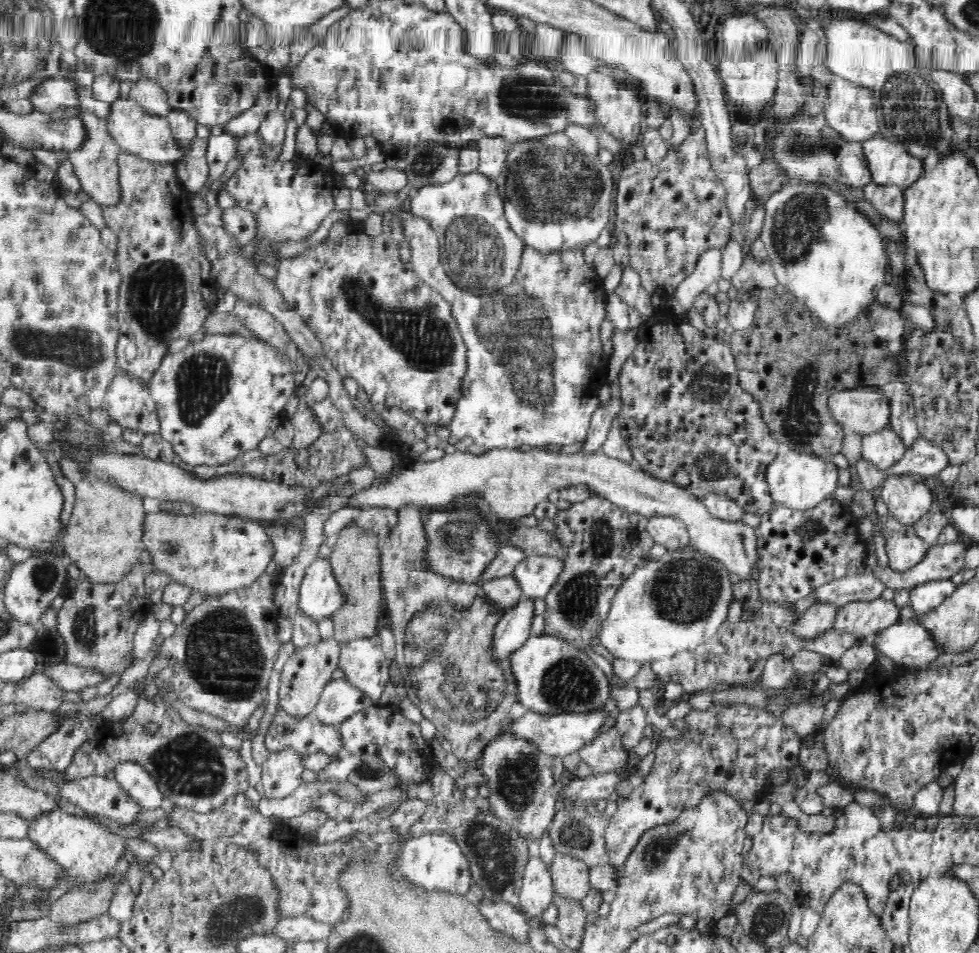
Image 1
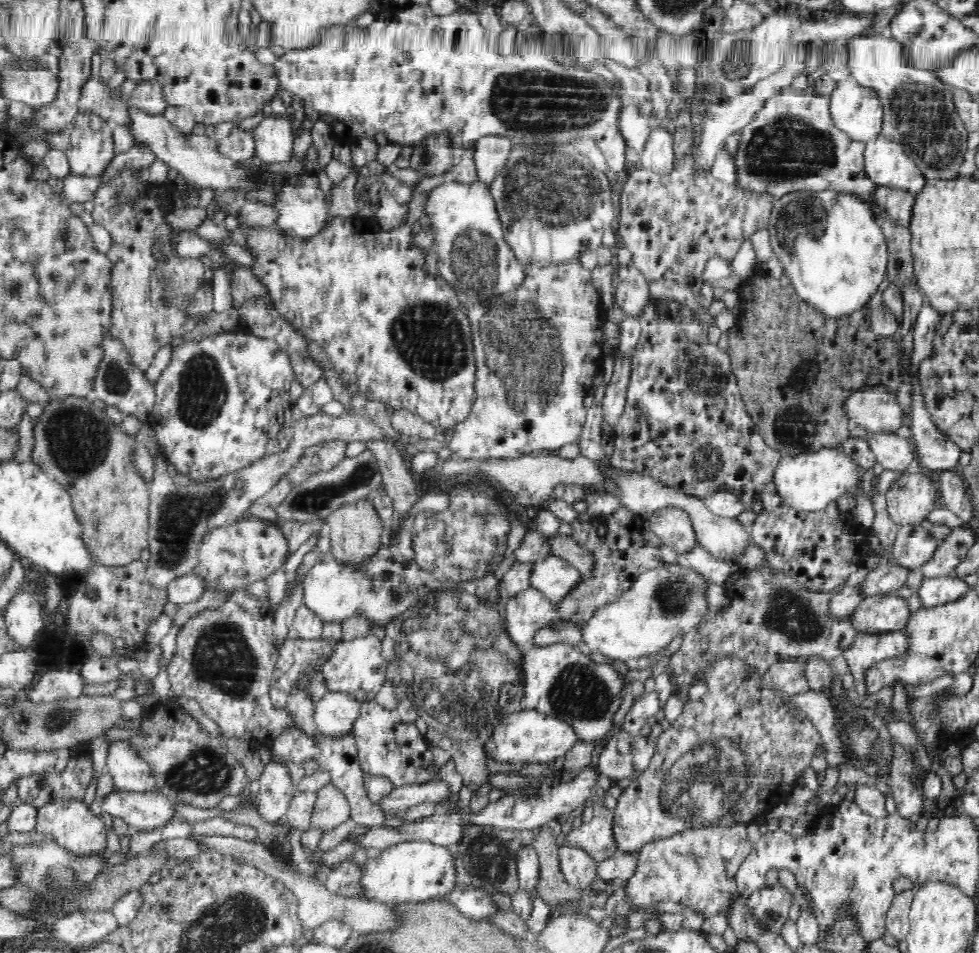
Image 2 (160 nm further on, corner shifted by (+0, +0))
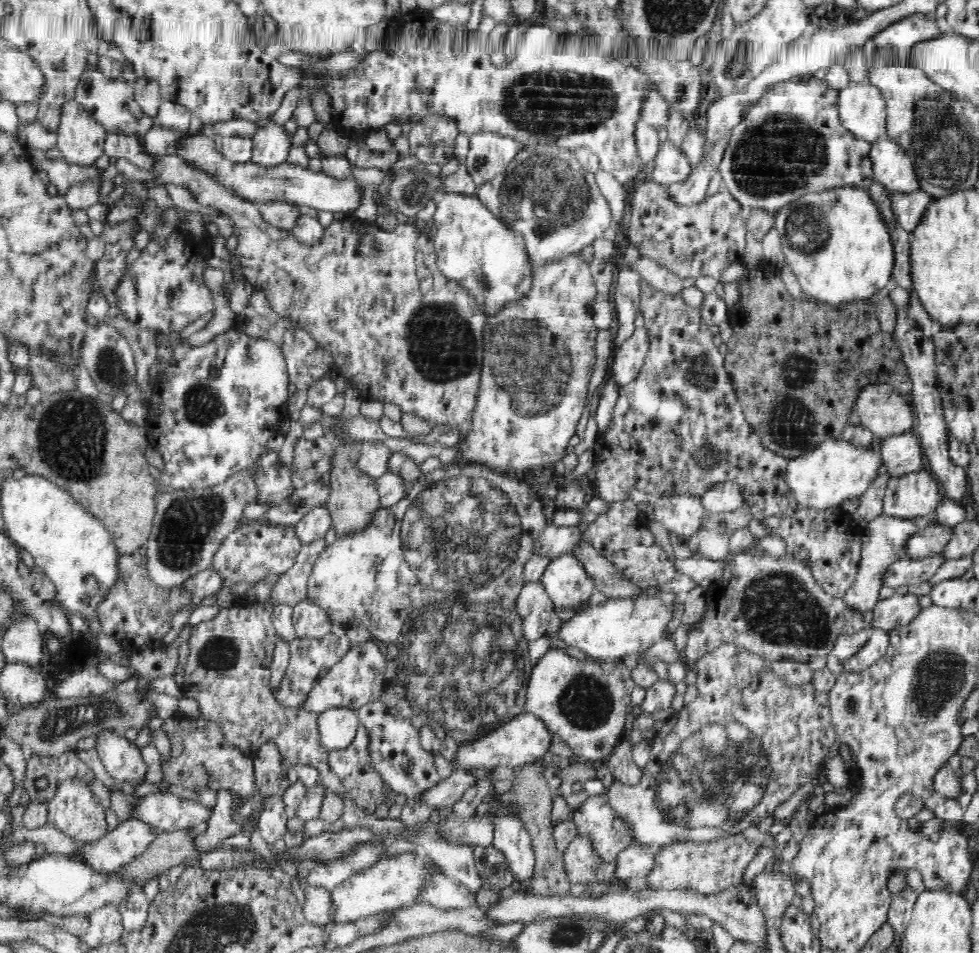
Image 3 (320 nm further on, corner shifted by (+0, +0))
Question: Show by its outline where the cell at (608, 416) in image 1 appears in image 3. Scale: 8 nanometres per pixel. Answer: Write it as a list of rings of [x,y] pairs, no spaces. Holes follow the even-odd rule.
[[[641,323],[617,346],[617,349],[613,349],[609,372],[618,393],[620,388],[630,384],[638,376],[648,349],[647,330]]]

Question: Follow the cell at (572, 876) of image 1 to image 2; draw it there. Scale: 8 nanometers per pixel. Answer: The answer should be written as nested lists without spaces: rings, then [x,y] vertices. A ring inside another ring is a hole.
[[[562,845],[558,849],[557,859],[560,872],[571,890],[586,890],[594,882],[597,863],[582,849]]]

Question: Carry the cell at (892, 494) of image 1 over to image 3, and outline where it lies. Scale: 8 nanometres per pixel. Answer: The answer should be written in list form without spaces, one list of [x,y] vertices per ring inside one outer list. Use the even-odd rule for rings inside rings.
[[[924,469],[891,477],[883,502],[883,514],[900,520],[931,515],[942,498],[938,483]]]

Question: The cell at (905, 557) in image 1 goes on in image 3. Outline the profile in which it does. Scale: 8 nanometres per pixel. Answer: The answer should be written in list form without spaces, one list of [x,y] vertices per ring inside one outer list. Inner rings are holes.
[[[938,522],[925,525],[906,540],[905,558],[918,560],[940,555],[948,545],[952,531],[952,527]]]

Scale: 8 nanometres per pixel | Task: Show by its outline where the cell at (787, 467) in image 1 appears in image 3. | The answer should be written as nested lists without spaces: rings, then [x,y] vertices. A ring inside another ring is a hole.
[[[843,439],[828,440],[805,456],[787,459],[786,485],[799,506],[814,510],[838,507],[843,500],[858,499],[866,491],[882,466],[879,454],[864,451]]]

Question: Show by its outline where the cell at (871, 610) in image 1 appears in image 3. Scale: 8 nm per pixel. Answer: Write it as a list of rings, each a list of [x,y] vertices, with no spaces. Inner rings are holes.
[[[908,592],[905,595],[894,593],[891,597],[878,599],[873,604],[872,620],[868,626],[885,631],[896,630],[911,623],[920,609],[916,595]]]

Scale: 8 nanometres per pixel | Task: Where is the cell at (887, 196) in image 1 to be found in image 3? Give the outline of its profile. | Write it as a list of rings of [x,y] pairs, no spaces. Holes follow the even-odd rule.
[[[924,190],[912,193],[892,192],[890,195],[892,213],[902,229],[912,232],[922,219],[931,196]]]

